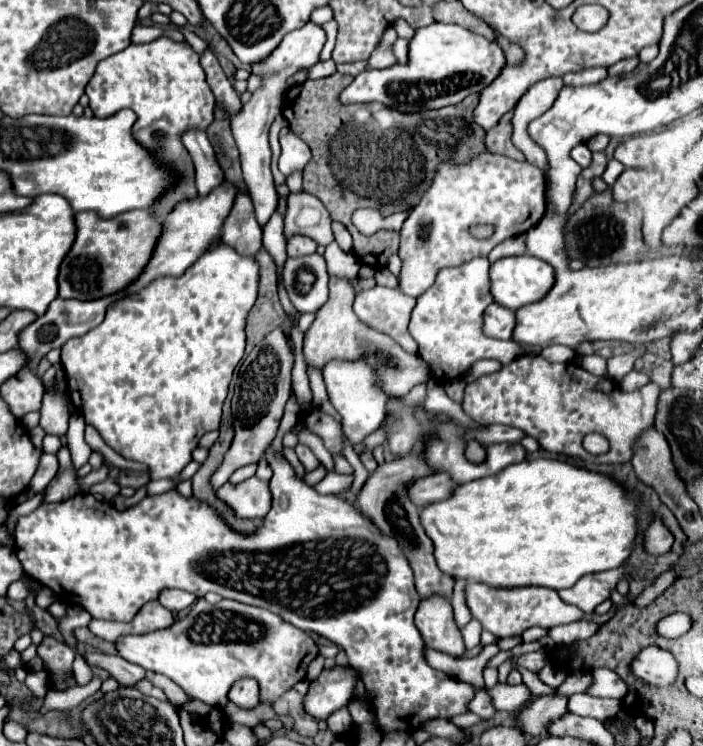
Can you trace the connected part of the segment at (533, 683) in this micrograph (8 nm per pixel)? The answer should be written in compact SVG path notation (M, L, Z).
M515 663L514 669L518 670L521 673L523 683L529 688L531 693L533 693L537 697L554 693L554 690L545 685L538 678L537 674L526 670L525 668L519 666L517 663Z

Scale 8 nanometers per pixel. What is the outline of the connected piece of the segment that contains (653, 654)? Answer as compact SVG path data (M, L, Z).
M648 646L636 656L636 660L632 662L632 670L638 678L646 680L648 684L668 686L676 678L678 664L670 652L656 646Z

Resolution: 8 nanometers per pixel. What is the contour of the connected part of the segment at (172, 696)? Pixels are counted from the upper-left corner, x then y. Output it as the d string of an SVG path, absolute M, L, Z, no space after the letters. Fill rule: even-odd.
M146 672L146 680L150 680L154 686L158 686L160 690L164 690L164 694L168 696L170 702L174 702L174 706L180 706L182 702L186 702L186 694L184 690L172 682L170 678L162 676L162 674L156 674L156 672Z

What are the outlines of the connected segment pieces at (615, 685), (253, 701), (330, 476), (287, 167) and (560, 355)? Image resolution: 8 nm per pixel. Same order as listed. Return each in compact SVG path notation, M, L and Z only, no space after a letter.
M594 668L592 670L594 682L588 688L588 694L600 696L600 698L624 698L626 696L626 684L624 680L614 674L608 668Z
M240 678L232 684L228 698L240 708L254 708L260 702L260 688L254 678Z
M328 472L318 484L314 484L314 488L320 494L342 494L350 484L352 484L352 476L342 476L338 472Z
M284 126L279 133L281 155L278 160L278 169L285 176L294 171L303 171L306 162L310 160L310 148L300 140L294 138L294 132Z
M554 345L544 348L544 350L542 350L542 356L544 356L548 362L566 363L574 359L575 352L566 346Z

